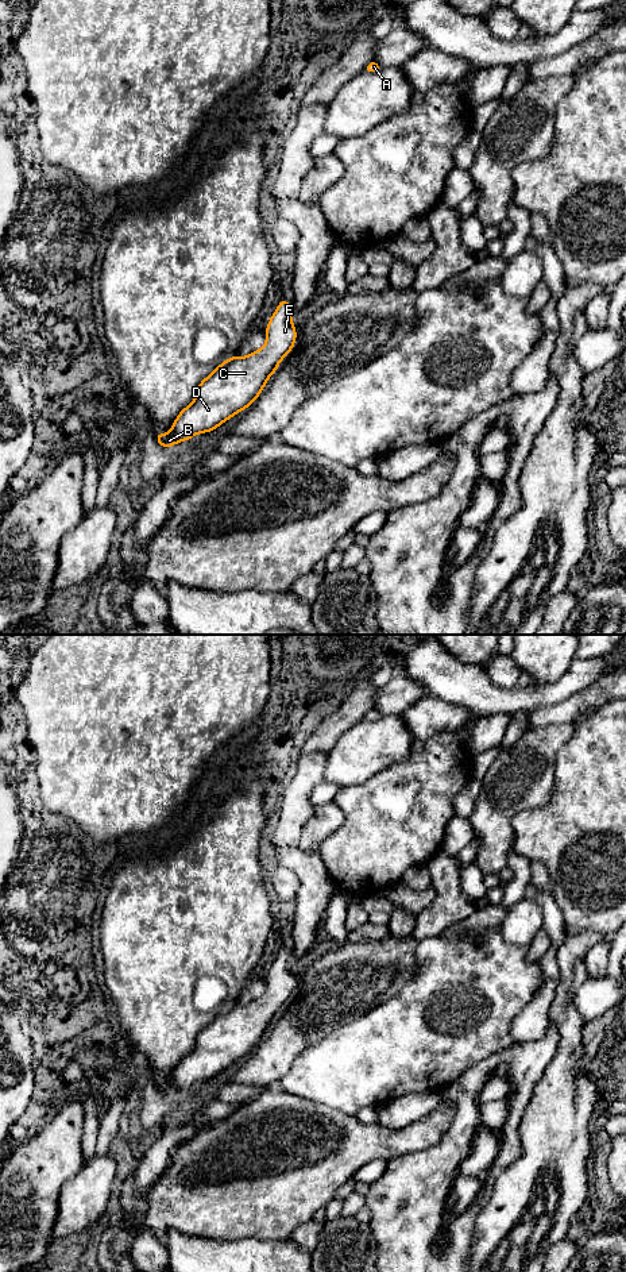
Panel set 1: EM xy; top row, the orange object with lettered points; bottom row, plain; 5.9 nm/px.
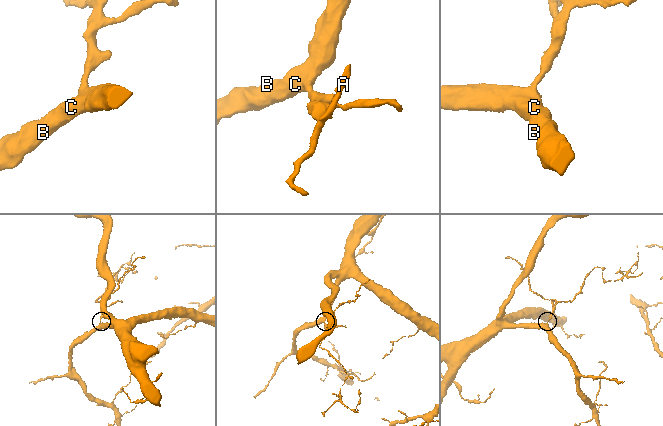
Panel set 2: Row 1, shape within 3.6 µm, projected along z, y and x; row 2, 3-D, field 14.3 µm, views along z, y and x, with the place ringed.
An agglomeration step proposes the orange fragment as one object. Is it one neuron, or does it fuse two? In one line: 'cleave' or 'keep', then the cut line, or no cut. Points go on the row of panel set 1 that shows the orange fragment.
keep; cut none

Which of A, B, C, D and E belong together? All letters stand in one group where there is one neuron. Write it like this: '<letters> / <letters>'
A B C D E

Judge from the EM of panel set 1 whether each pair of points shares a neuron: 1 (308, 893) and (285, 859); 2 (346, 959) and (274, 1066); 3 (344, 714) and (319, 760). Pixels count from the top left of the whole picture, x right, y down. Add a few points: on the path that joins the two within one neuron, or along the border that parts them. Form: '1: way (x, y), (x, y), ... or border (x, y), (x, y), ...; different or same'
1: way (308, 883), (308, 878), (294, 864); same
2: way (337, 986), (285, 1039); same
3: border (327, 751), (312, 751), (301, 756); different

